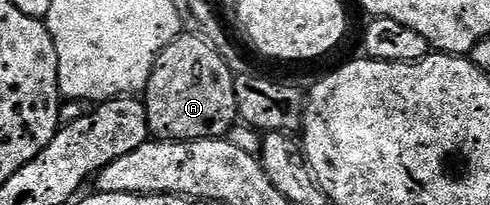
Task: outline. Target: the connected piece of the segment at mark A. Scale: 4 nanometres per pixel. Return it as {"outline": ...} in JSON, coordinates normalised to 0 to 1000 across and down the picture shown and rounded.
{"outline":[[[371,161],[320,273],[312,312],[302,424],[290,459],[290,493],[302,571],[302,649],[329,693],[402,693],[414,673],[463,663],[486,595],[478,488],[482,361],[465,327],[467,288],[441,249],[427,205],[394,166]]]}

